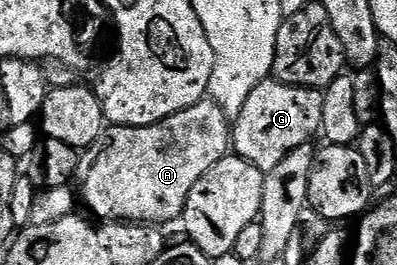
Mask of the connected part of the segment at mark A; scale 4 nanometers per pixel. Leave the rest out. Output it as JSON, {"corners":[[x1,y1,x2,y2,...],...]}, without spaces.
{"corners":[[207,97,202,102,192,105,188,109,184,109,180,113,172,113,172,117,168,117,159,123,152,125,144,125,143,127,116,127,113,125,105,128,104,134,97,144,96,152,98,156,94,159,94,164,85,171,81,176,82,195,80,191,80,199,86,202,85,210,89,212,95,220,98,221,125,221,127,223,145,223,147,225,163,225,162,223,170,223,179,218,186,202,188,201,188,193,192,193,192,185,196,185,196,181,200,181,200,177,204,177,204,173,208,173,208,169,212,169,212,165,216,165,220,160,226,158,232,147,232,123,223,113,220,105,214,103,214,100]]}

